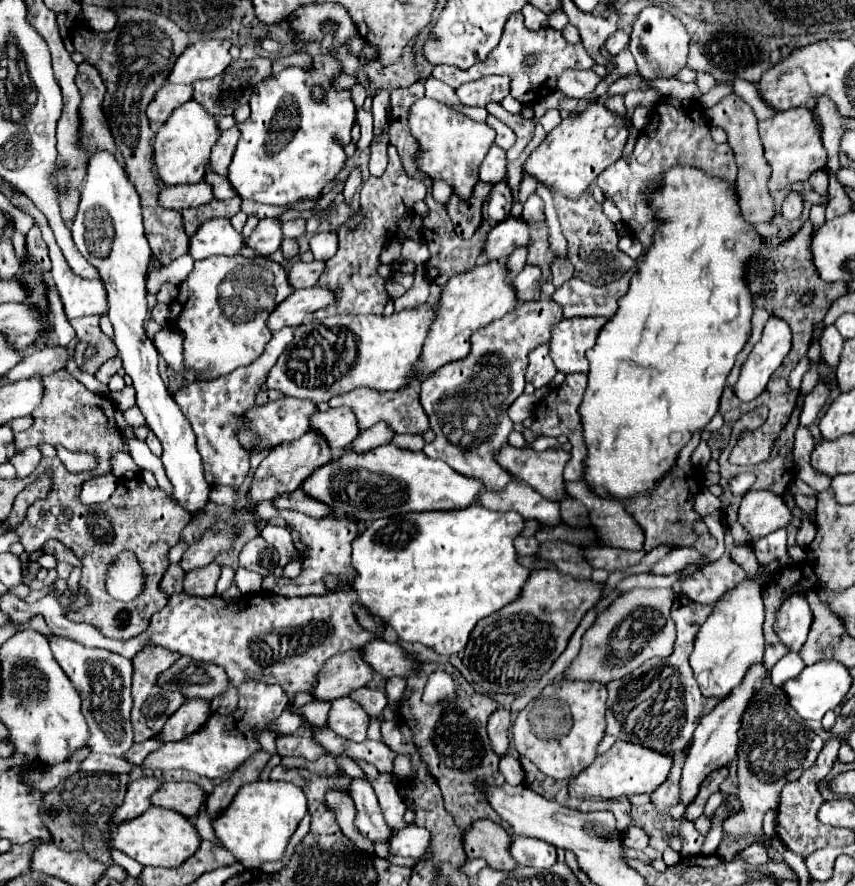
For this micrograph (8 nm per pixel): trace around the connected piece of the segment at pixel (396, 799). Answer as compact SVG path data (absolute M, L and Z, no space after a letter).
M380 774L372 782L372 788L376 790L376 796L378 796L378 802L380 802L382 816L386 820L386 824L390 824L396 830L406 827L408 824L404 822L403 818L406 806L404 806L404 800L398 794L396 778L386 776L386 774Z

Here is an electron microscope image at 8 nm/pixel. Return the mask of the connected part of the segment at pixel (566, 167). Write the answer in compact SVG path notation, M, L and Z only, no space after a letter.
M600 100L588 102L582 112L572 112L564 118L544 142L530 154L524 164L524 172L532 174L536 180L560 190L568 198L578 198L592 180L598 178L610 164L614 164L628 142L630 124L626 116L614 116Z

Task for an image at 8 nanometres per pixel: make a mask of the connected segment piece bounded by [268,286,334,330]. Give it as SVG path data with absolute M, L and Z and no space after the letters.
M314 286L304 290L294 290L286 302L278 304L276 310L268 318L270 330L280 330L284 326L300 326L308 320L316 310L334 304L334 294L328 288Z

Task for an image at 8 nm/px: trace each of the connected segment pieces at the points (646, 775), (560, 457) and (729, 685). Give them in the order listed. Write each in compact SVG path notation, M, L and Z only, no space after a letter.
M616 740L612 748L604 754L600 754L590 768L578 774L578 778L572 778L568 790L574 798L618 798L622 794L652 794L666 778L672 768L672 756L666 756L666 752L654 752L650 748L642 748L638 744Z
M504 446L498 454L498 464L506 468L514 478L532 486L544 498L562 502L568 498L562 468L568 464L570 454L562 448L550 448L544 452L520 450L514 446Z
M744 580L734 590L726 592L714 612L708 616L704 626L700 628L694 652L690 654L690 666L694 670L694 678L702 688L706 698L724 700L730 696L734 688L738 688L746 676L746 672L762 664L764 654L764 638L762 638L762 624L764 624L764 604L760 596L760 582Z

